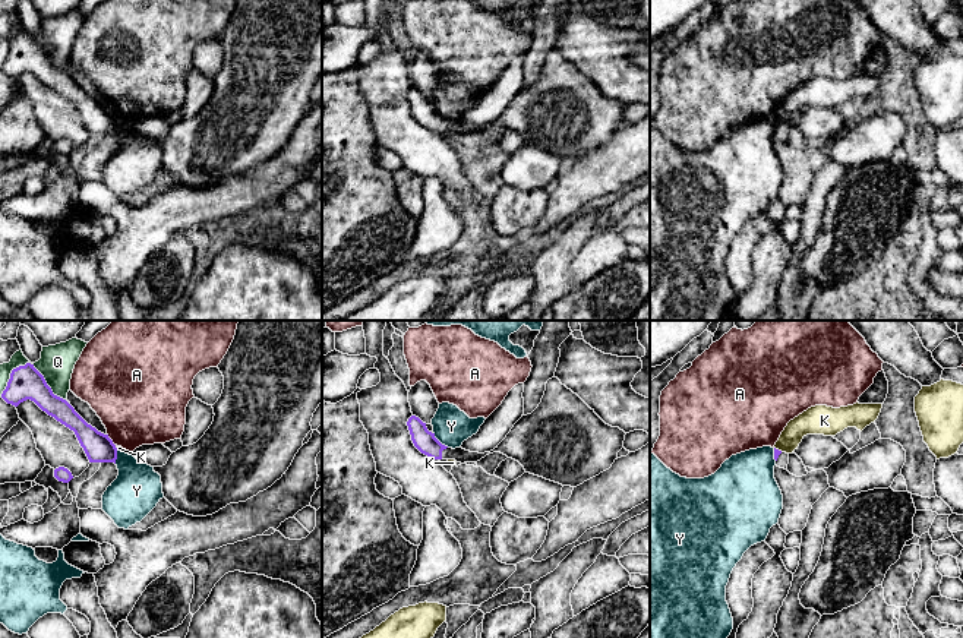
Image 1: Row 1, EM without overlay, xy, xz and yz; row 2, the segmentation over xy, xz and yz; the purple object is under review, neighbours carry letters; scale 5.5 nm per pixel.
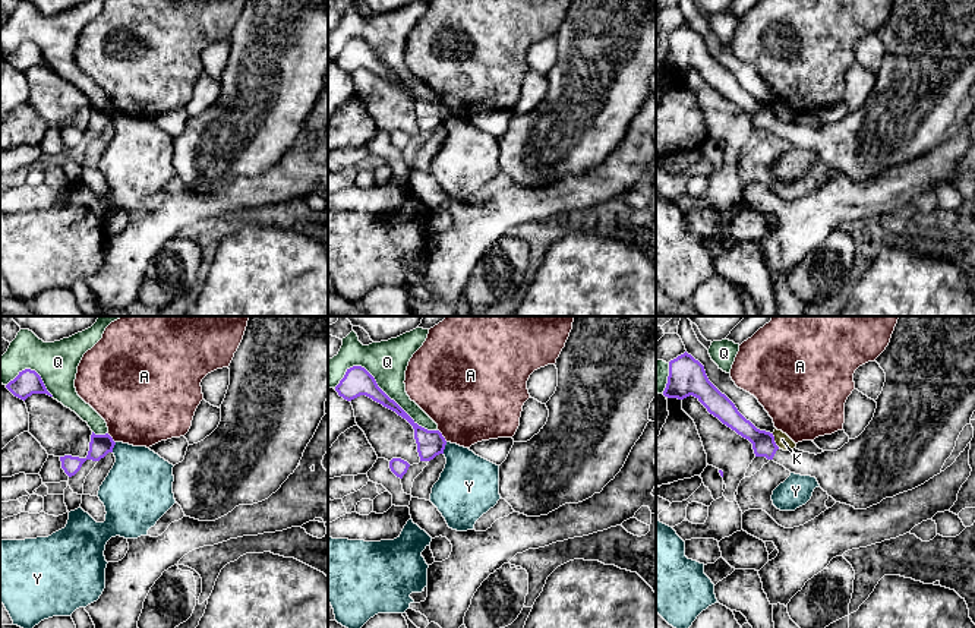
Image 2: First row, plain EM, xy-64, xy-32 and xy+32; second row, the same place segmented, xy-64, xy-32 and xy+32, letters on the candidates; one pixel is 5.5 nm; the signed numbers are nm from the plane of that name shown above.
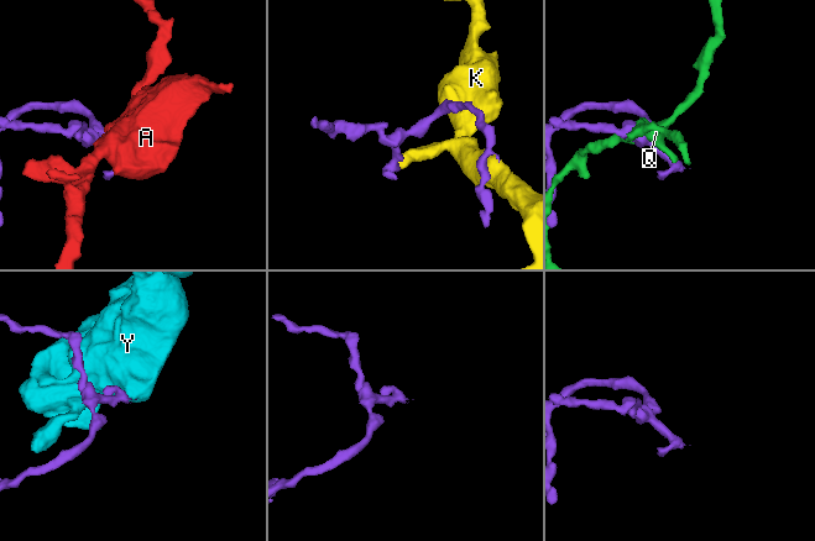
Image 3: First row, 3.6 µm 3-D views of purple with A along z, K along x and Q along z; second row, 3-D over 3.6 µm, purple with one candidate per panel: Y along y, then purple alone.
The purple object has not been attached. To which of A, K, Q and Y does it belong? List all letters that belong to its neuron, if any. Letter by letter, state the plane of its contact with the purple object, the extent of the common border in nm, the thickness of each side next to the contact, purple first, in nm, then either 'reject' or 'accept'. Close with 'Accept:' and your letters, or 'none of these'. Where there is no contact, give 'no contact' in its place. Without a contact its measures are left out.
A: contact in xy; length 80 nm; calibres 160 and 440 nm; reject
K: contact in yz; length 50 nm; calibres 40 and 140 nm; reject
Q: contact in xy; length 380 nm; calibres 180 and 190 nm; reject
Y: contact in xz; length 120 nm; calibres 120 and 200 nm; reject
Accept: none of these

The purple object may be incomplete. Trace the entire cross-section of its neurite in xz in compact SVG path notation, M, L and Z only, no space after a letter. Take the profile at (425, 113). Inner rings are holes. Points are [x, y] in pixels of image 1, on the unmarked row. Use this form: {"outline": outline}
{"outline": "M411 88L407 94L414 119L424 127L433 132L442 132L442 123L448 119L442 117L435 105L429 104L426 95L419 89Z"}

